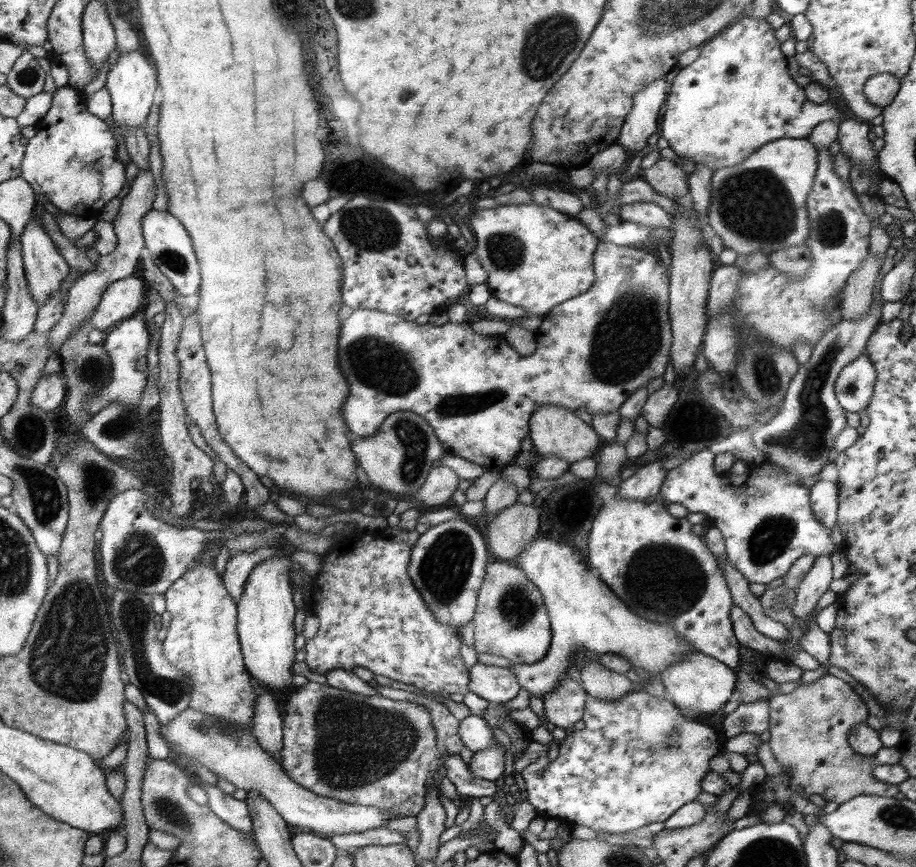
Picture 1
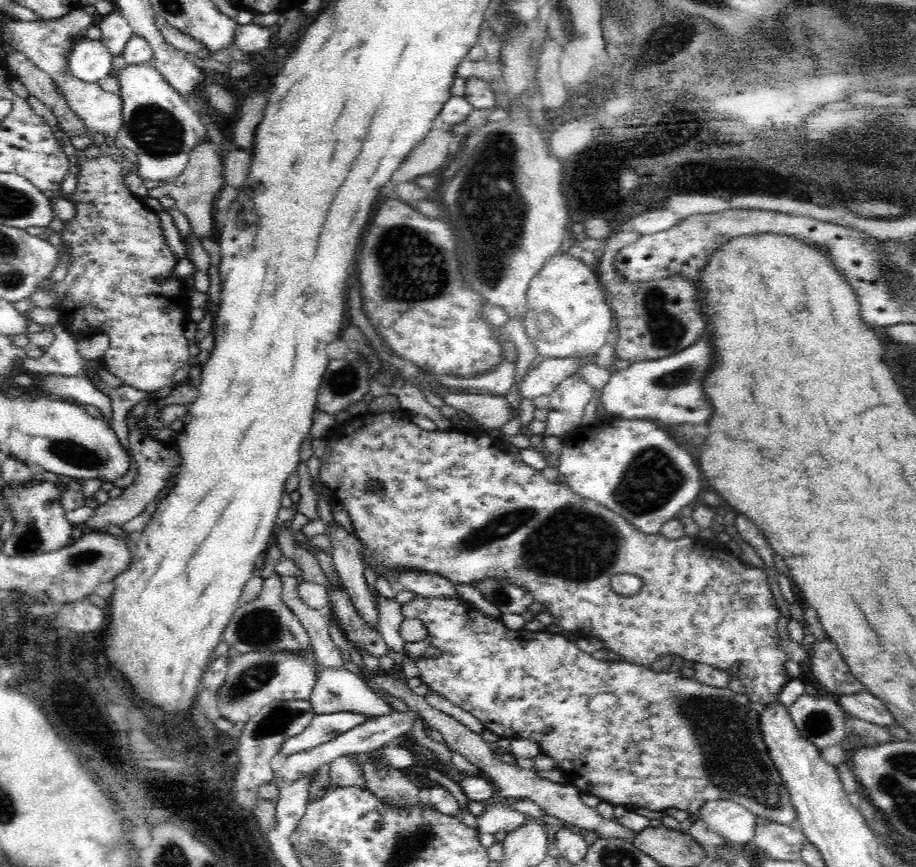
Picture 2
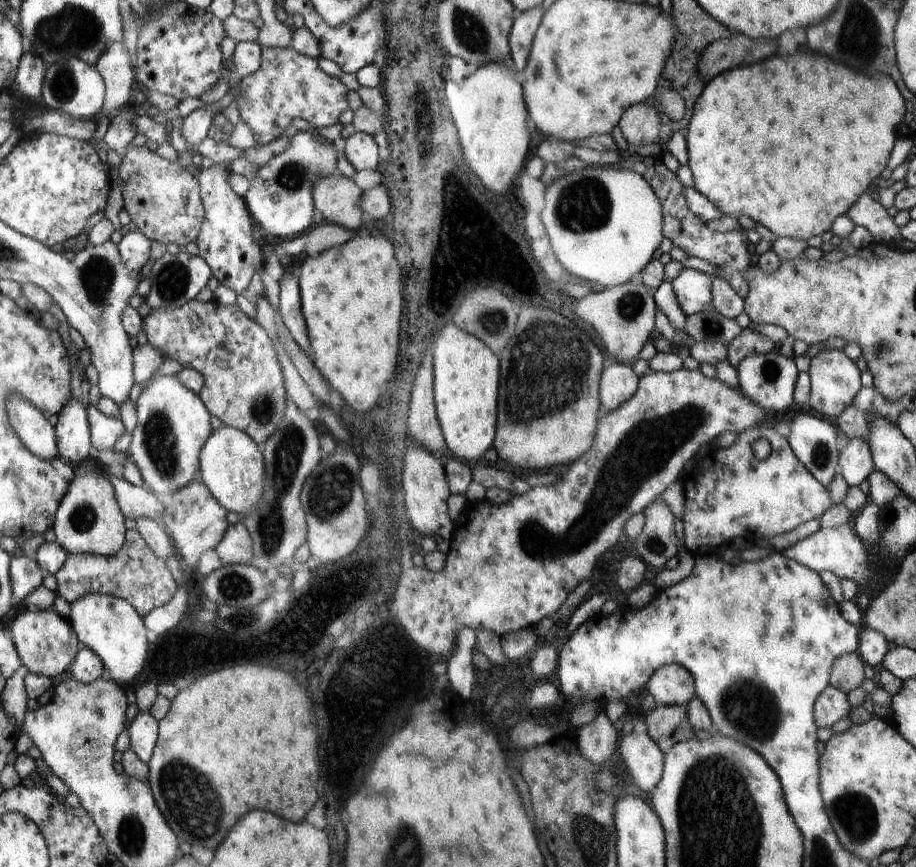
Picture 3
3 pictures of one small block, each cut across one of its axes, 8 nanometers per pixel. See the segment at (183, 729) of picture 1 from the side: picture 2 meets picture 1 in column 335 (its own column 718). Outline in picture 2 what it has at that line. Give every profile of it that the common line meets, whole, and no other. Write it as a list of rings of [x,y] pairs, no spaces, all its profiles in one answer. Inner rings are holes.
[[[722,799],[706,802],[700,816],[708,829],[726,838],[730,845],[746,846],[754,839],[757,817],[736,802]]]

